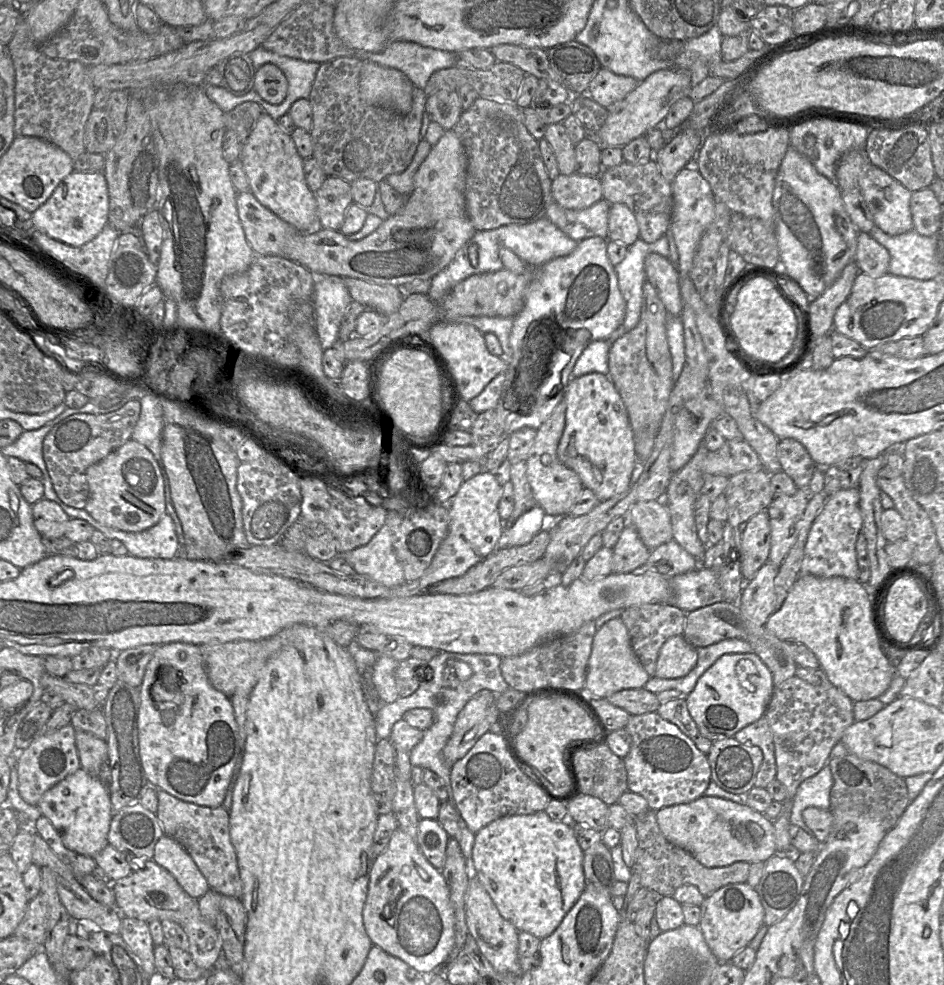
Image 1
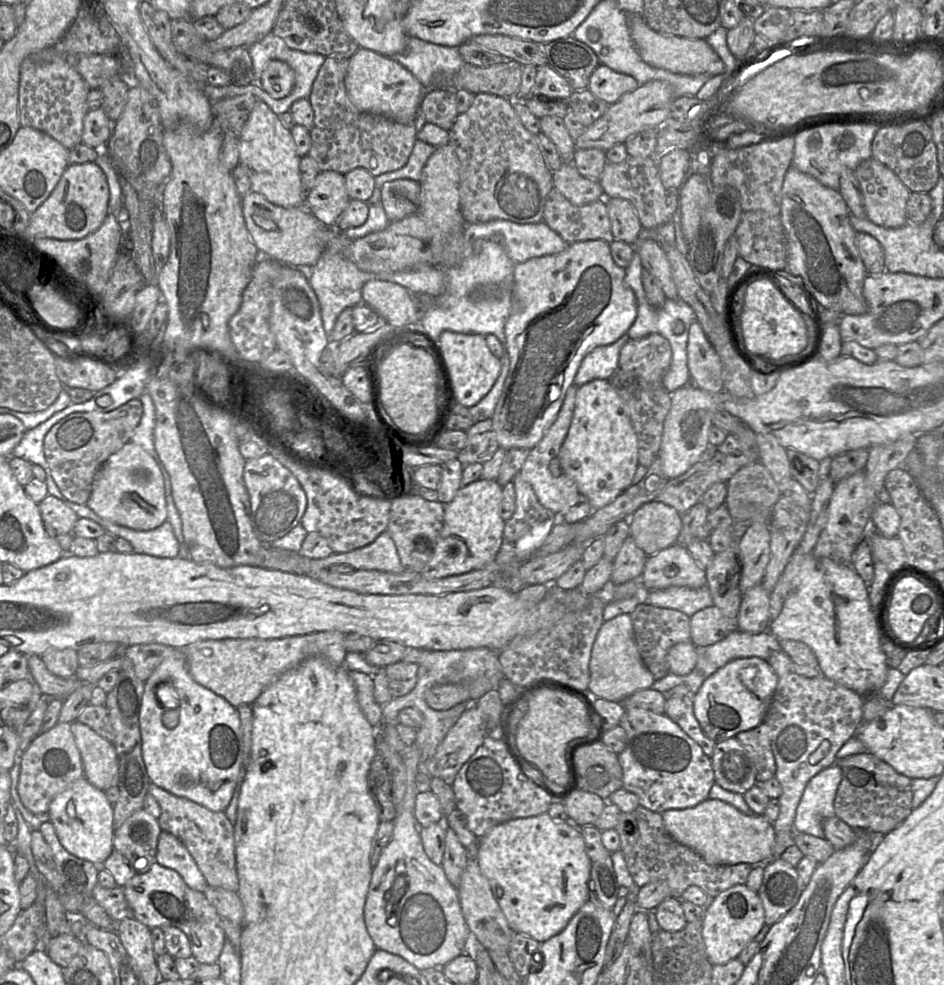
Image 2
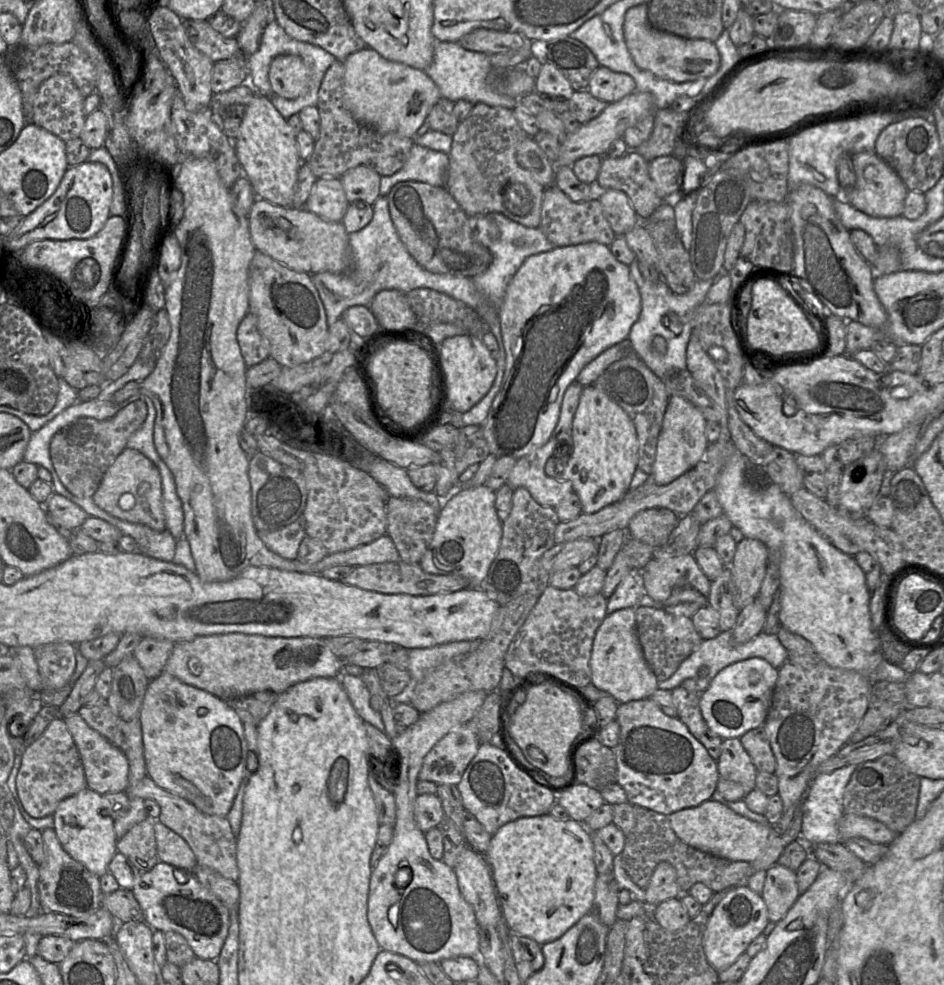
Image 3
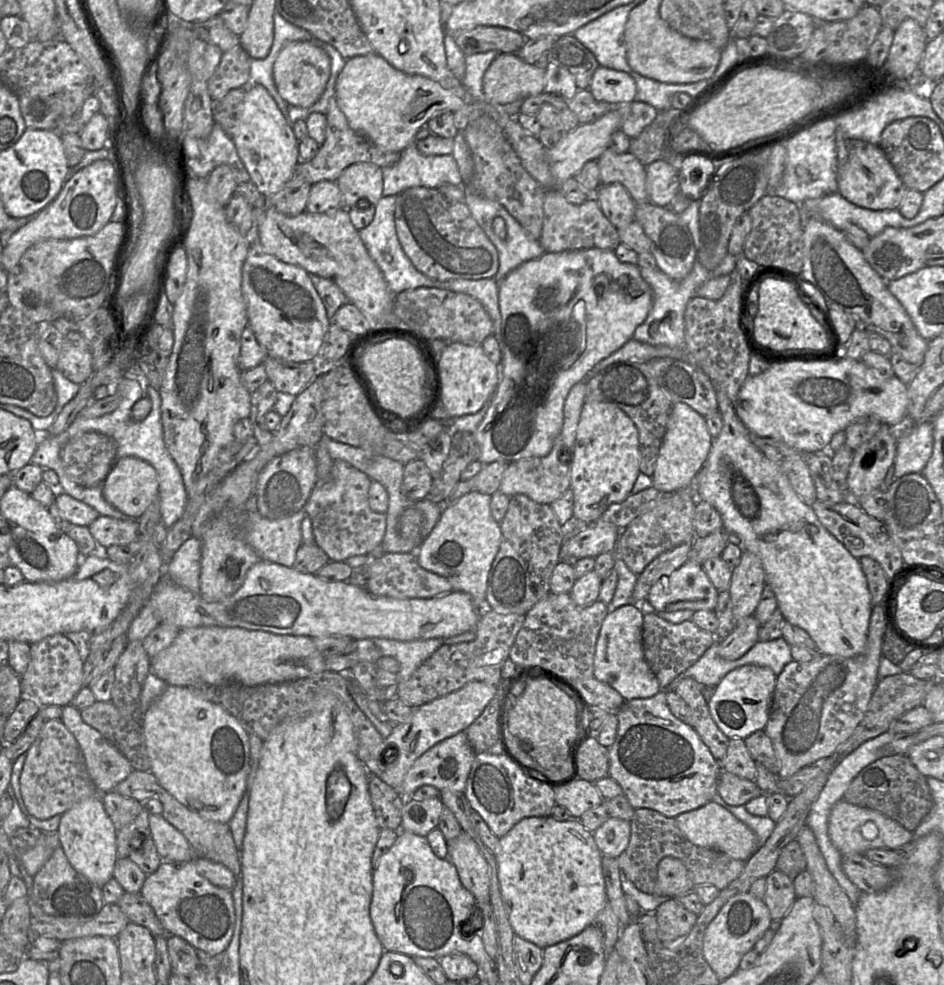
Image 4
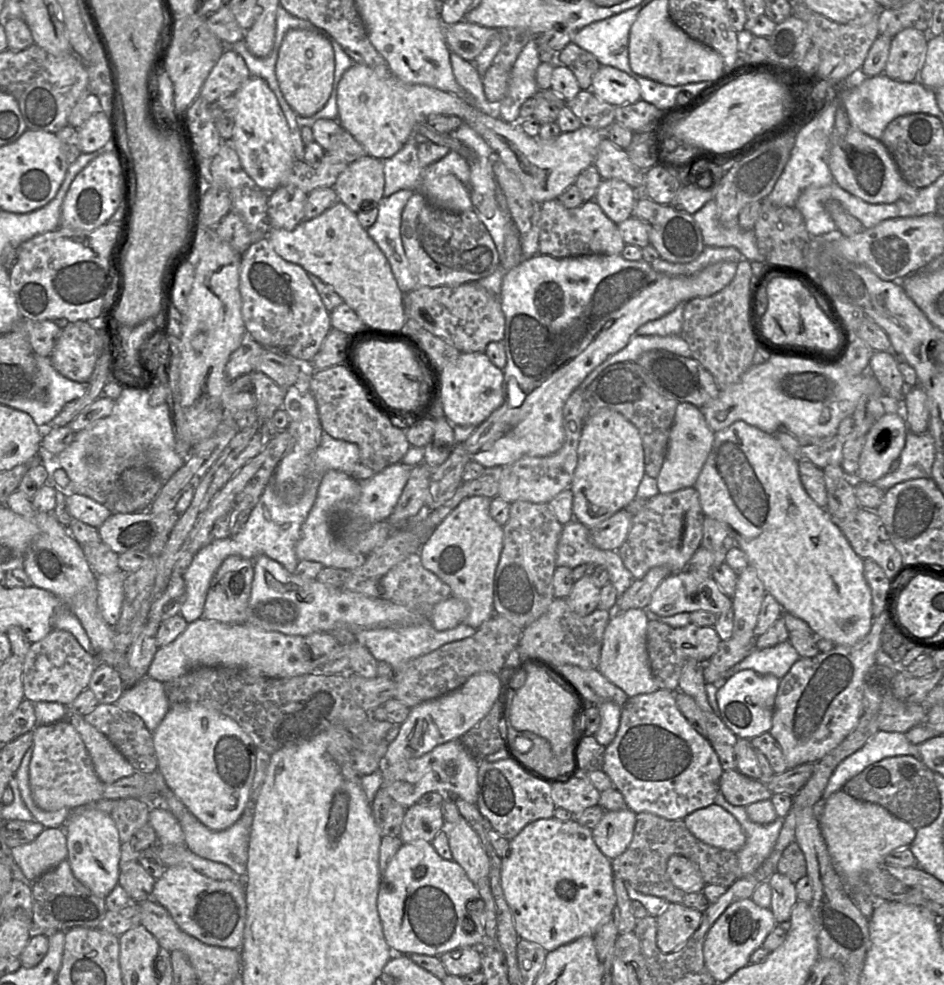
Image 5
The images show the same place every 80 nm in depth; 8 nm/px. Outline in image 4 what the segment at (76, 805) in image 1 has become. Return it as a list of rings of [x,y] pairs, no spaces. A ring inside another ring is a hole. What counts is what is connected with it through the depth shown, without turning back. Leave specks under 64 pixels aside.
[[[101,795],[88,797],[63,813],[57,833],[69,863],[79,874],[100,888],[113,877],[118,859],[117,831],[105,810]]]

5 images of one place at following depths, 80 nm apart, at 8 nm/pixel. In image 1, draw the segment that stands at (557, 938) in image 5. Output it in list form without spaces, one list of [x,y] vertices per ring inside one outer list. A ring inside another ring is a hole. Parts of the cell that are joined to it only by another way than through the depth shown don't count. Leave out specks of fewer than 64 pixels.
[[[539,811],[529,815],[504,816],[494,820],[479,830],[475,834],[471,865],[473,875],[478,878],[489,893],[502,917],[509,921],[519,932],[528,932],[539,939],[543,939],[551,935],[557,929],[565,915],[574,906],[586,888],[586,880],[583,871],[583,857],[584,852],[577,842],[572,824],[569,821],[555,822],[545,811]]]

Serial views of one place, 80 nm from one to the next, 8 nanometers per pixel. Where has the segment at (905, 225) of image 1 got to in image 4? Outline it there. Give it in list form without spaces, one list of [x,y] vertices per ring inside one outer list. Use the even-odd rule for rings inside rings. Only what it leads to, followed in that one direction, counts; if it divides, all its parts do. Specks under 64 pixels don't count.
[[[854,139],[846,163],[837,168],[837,185],[846,200],[871,210],[898,209],[907,189],[879,145]]]

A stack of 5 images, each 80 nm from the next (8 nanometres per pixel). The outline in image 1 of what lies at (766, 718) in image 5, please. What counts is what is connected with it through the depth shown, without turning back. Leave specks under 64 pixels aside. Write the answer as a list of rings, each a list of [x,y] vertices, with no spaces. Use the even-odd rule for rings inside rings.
[[[725,654],[699,678],[693,691],[686,696],[686,703],[699,732],[714,742],[733,737],[739,730],[763,717],[773,691],[772,674],[756,654]]]

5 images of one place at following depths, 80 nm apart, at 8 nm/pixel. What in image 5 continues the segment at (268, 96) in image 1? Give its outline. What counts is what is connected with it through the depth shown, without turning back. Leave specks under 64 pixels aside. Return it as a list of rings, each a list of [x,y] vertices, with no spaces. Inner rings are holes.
[[[301,29],[286,33],[279,49],[275,75],[284,99],[296,114],[309,117],[323,108],[331,94],[334,69],[334,51],[327,39]]]

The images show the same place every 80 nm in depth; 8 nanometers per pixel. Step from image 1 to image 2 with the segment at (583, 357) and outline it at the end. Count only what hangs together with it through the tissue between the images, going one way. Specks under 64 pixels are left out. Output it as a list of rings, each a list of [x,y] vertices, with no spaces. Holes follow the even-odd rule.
[[[626,333],[610,345],[593,349],[581,362],[574,378],[574,385],[579,387],[595,379],[608,379],[618,368],[620,351],[628,340]]]

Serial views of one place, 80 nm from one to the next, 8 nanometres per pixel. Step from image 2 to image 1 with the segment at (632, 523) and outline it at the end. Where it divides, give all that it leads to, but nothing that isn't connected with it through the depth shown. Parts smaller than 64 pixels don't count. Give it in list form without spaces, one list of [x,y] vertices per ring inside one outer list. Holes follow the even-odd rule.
[[[663,500],[636,503],[629,510],[627,520],[636,528],[640,539],[649,550],[653,550],[673,539],[670,513]]]

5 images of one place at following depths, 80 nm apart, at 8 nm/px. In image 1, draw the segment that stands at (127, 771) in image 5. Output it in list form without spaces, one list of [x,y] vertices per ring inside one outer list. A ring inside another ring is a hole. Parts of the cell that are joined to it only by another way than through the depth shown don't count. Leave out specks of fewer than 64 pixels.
[[[75,731],[75,737],[81,768],[97,777],[101,766],[107,762],[106,741],[85,731]]]

